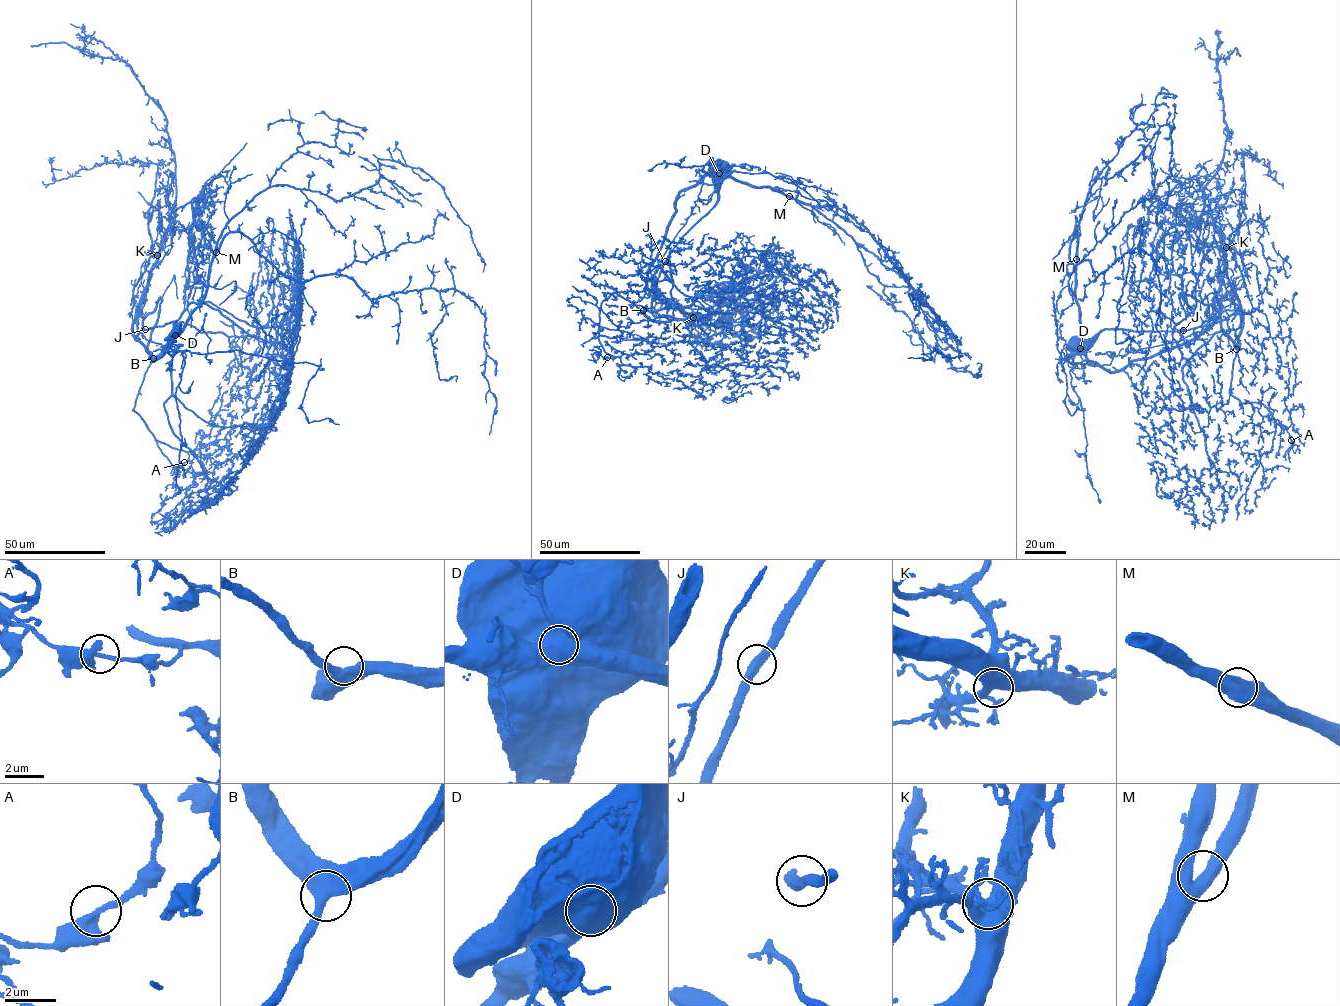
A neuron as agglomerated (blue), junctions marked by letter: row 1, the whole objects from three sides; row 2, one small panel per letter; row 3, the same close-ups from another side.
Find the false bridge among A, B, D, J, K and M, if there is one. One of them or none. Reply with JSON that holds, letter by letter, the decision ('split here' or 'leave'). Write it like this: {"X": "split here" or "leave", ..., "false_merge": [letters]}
{"A": "leave", "B": "leave", "D": "split here", "J": "leave", "K": "leave", "M": "leave", "false_merge": ["D"]}

